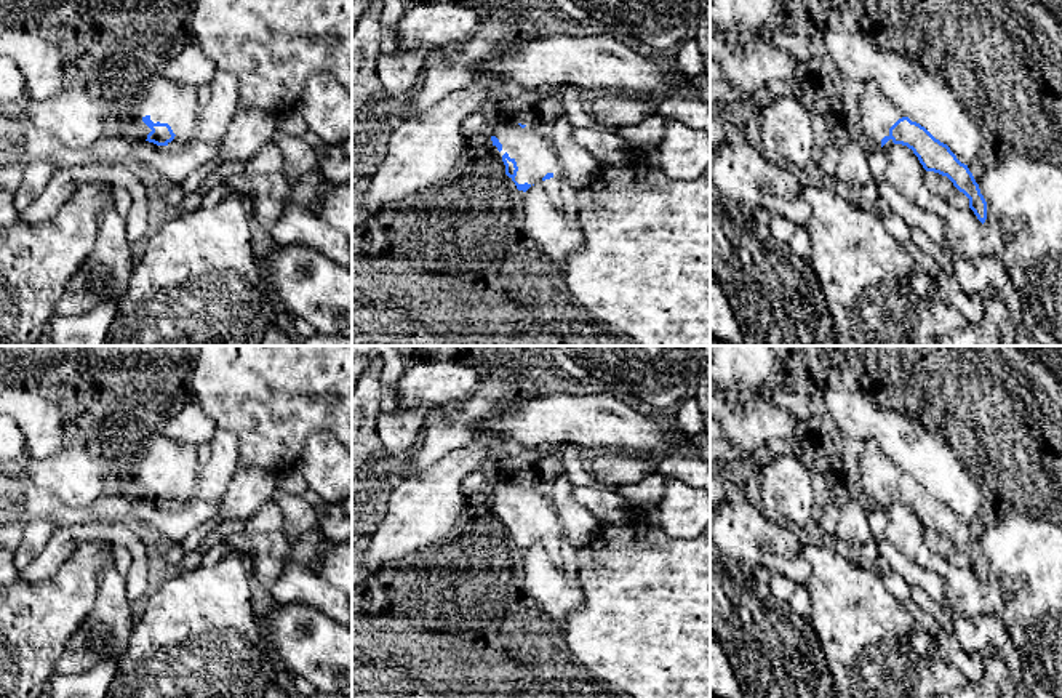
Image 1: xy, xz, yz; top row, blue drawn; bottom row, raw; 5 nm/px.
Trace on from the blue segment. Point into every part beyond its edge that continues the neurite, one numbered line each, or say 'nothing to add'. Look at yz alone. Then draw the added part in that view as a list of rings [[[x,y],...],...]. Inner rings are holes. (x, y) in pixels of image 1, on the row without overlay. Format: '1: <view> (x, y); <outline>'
1: yz (877, 471); [[[872,439],[864,440],[865,448],[859,459],[859,482],[852,487],[856,491],[859,491],[868,503],[880,504],[881,498],[884,495],[889,495],[889,487],[902,475],[908,475],[912,480],[915,480],[910,474],[907,474],[891,456],[884,453],[884,450]]]

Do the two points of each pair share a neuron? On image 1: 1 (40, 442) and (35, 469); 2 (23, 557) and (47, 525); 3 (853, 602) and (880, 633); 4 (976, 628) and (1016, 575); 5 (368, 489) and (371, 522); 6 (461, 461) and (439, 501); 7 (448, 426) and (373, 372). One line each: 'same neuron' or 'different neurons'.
1: different neurons
2: same neuron
3: same neuron
4: different neurons
5: same neuron
6: same neuron
7: different neurons

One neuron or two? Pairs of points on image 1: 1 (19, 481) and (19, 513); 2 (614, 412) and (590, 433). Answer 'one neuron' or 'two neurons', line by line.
1: one neuron
2: one neuron

